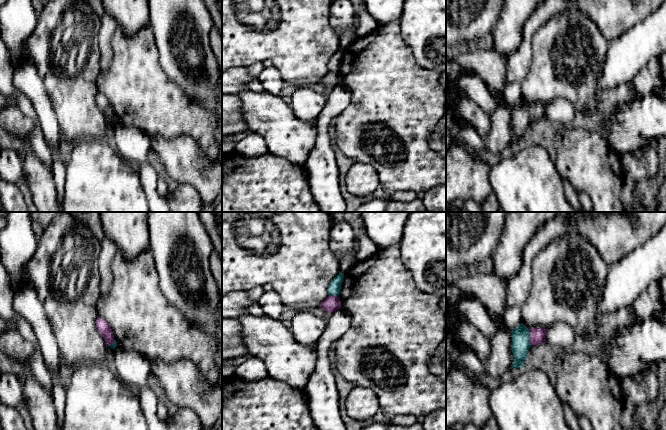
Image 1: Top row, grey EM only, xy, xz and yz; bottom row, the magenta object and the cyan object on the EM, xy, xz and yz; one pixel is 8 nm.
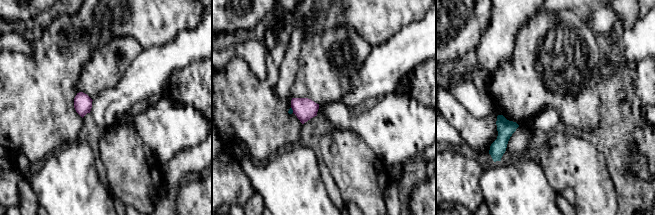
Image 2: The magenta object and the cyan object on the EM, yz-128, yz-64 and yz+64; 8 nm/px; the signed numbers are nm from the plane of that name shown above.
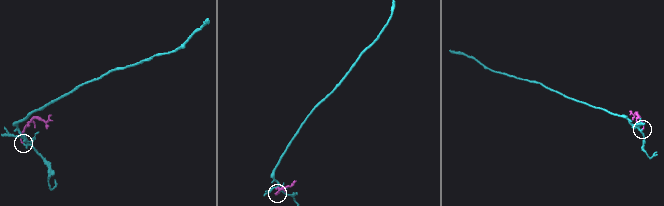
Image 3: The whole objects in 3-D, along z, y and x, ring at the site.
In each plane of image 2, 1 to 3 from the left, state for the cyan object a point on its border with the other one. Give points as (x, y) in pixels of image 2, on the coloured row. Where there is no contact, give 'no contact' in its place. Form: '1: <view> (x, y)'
1: no contact
2: yz-64 (292, 109)
3: no contact

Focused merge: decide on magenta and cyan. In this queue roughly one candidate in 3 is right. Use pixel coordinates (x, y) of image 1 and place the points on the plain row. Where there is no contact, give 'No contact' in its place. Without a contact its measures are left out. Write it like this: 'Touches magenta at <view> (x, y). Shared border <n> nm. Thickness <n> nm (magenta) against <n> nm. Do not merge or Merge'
Touches magenta at yz (530, 113). Shared border 140 nm. Thickness 130 nm (magenta) against 150 nm. Do not merge

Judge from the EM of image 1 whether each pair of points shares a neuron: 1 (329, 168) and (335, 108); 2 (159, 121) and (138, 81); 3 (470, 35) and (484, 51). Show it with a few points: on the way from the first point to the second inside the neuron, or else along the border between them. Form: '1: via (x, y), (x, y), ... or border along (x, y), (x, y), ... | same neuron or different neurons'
1: via (323, 153), (323, 123) | same neuron
2: via (159, 111), (140, 91) | same neuron
3: border along (488, 40), (460, 50) | different neurons

